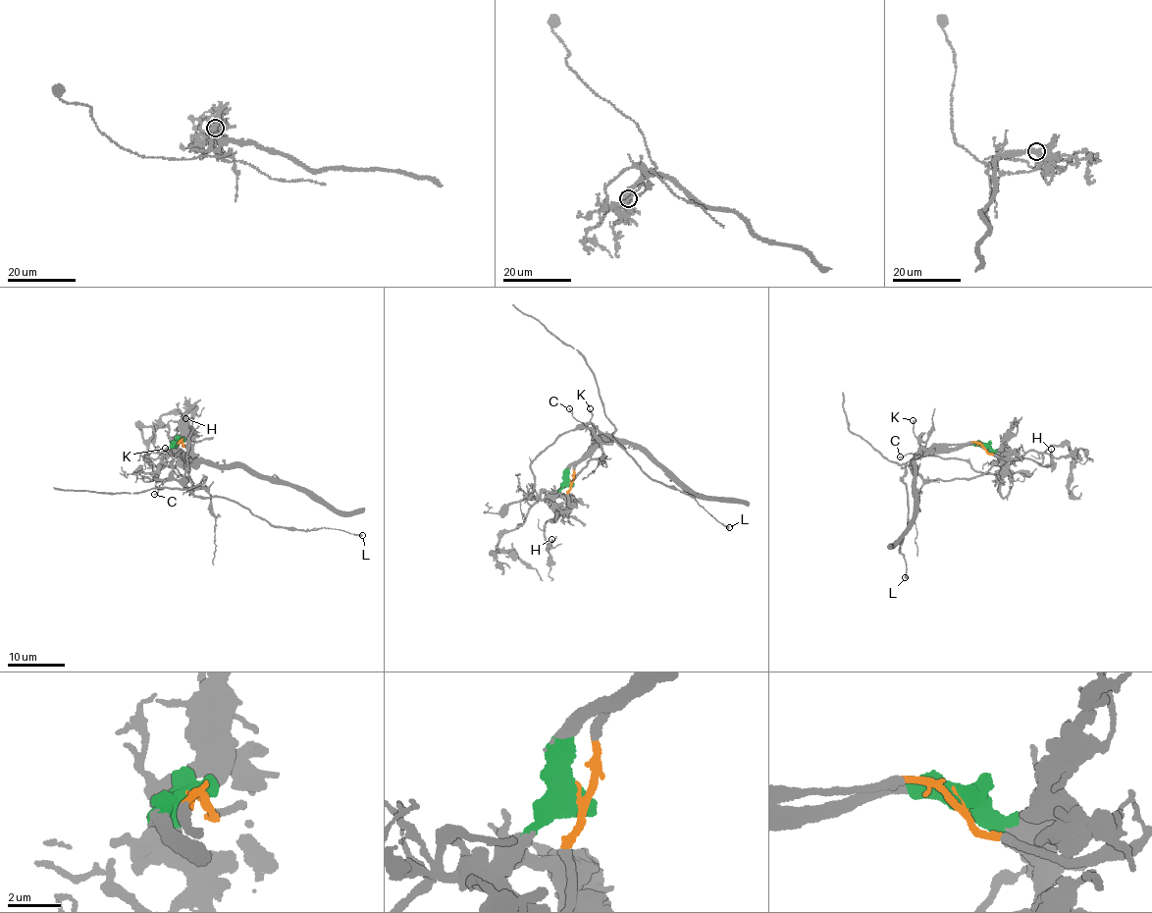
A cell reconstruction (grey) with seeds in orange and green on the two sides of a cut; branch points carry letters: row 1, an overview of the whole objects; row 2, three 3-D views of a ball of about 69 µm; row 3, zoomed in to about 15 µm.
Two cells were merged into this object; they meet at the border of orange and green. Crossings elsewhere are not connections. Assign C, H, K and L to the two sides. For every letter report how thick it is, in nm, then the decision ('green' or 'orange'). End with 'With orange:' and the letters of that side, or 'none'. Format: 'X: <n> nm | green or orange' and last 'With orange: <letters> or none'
C: 130 nm | orange
H: 110 nm | orange
K: 200 nm | orange
L: 280 nm | orange
With orange: C, H, K, L

